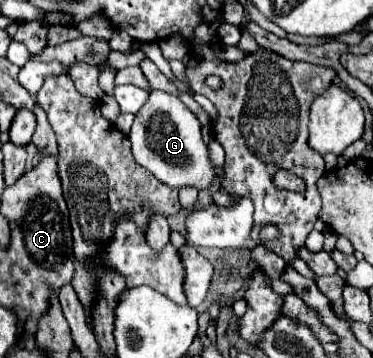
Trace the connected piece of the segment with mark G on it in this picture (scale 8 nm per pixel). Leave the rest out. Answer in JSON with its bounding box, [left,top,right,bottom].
[128,90,220,192]

